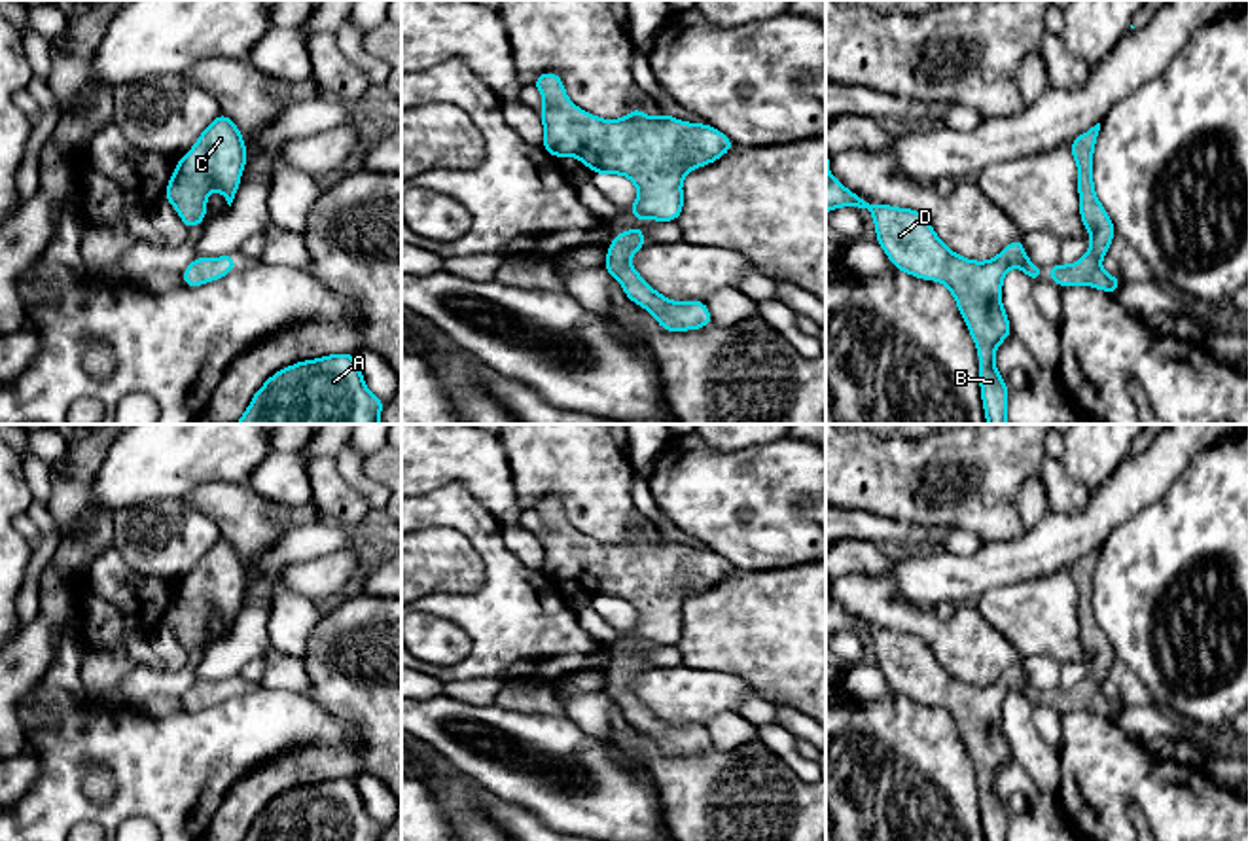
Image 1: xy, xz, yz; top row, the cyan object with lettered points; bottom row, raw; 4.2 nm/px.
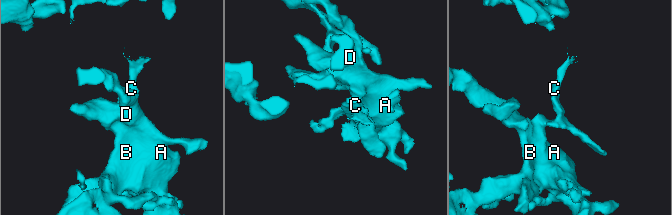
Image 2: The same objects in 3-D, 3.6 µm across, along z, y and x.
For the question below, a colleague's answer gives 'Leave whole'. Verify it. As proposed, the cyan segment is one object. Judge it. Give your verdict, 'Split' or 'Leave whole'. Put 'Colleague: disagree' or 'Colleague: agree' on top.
Colleague: agree
Leave whole

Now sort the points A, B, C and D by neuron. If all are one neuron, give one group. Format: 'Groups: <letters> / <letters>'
Groups: A B C D

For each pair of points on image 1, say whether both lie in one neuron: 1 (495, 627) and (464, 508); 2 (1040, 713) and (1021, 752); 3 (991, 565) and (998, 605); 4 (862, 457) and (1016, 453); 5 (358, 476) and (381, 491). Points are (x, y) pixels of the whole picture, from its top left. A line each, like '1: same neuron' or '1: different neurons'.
1: same neuron
2: different neurons
3: different neurons
4: same neuron
5: same neuron

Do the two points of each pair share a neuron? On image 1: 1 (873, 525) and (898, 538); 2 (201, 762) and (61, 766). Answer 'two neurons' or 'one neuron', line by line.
1: one neuron
2: one neuron

